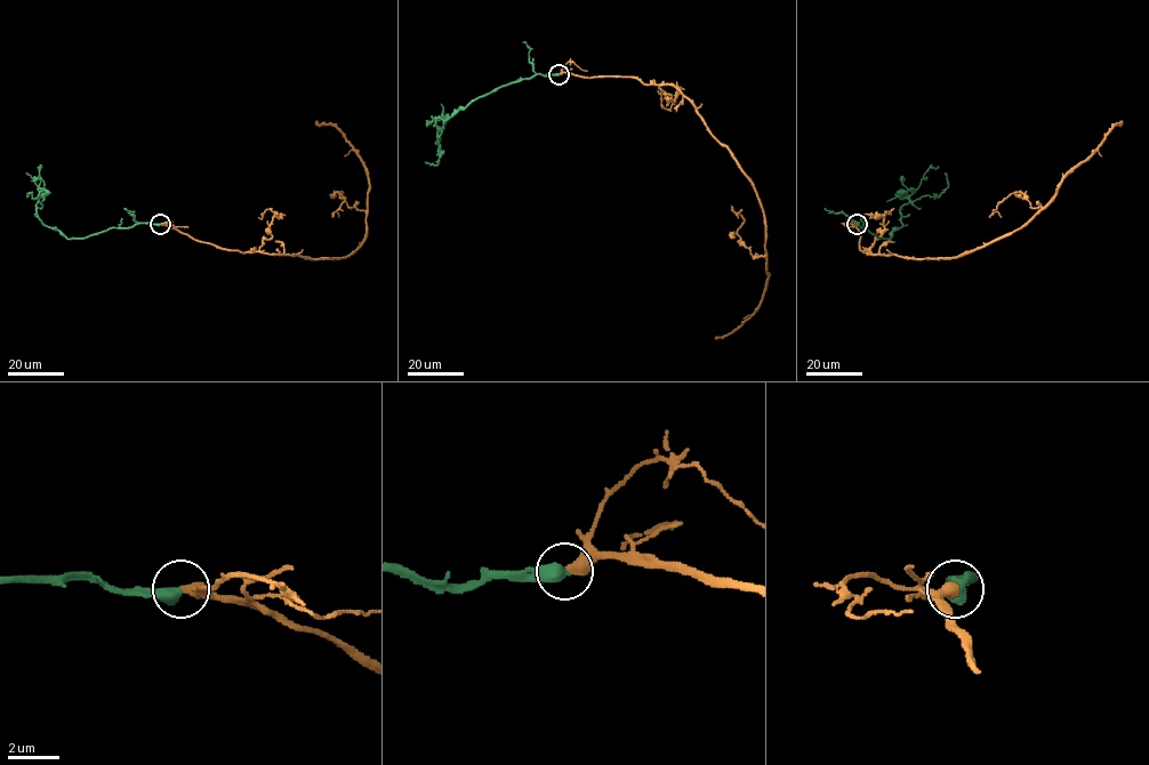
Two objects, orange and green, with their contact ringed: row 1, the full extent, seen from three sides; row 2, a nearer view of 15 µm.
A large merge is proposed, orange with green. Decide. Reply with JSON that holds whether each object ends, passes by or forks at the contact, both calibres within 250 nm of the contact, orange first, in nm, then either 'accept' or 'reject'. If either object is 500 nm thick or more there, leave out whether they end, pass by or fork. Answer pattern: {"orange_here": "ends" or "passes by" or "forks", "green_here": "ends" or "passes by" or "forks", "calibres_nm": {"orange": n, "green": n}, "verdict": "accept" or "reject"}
{"calibres_nm": {"orange": 480, "green": 550}, "verdict": "accept"}

